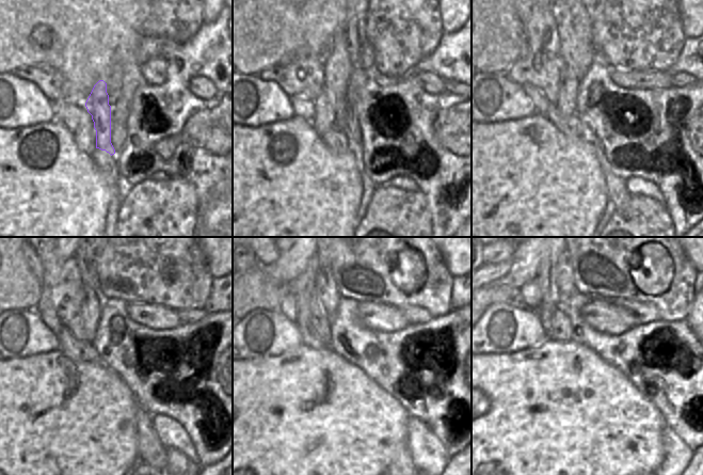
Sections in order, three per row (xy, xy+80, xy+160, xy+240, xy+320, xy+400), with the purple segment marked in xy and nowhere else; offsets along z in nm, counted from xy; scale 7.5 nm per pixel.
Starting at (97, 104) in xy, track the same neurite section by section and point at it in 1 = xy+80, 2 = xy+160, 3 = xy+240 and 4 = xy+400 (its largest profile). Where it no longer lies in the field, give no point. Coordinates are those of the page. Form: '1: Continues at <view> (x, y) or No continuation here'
1: Continues at xy+80 (337, 68)
2: Continues at xy+160 (573, 25)
3: Continues at xy+240 (86, 258)
4: No continuation here.

